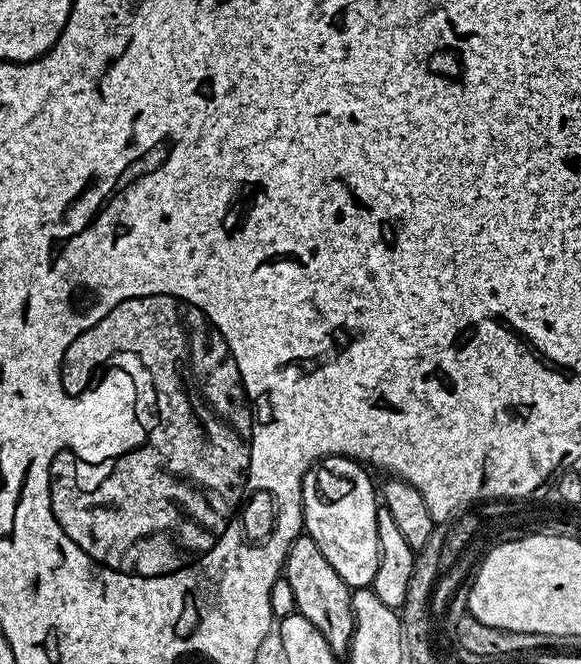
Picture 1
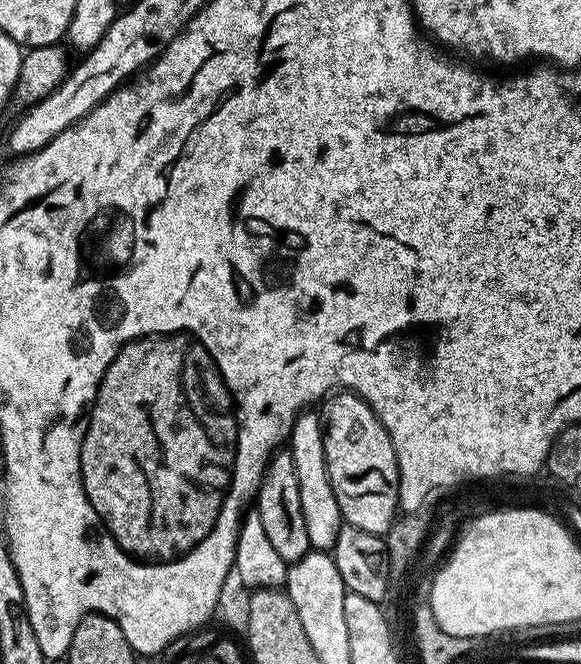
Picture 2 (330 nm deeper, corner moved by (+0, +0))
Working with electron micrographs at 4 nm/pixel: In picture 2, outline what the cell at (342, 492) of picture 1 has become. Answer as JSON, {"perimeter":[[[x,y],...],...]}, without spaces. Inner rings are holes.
{"perimeter":[[[301,414],[290,433],[290,451],[296,467],[298,490],[302,494],[302,518],[306,518],[309,545],[317,552],[331,553],[342,527],[338,498],[334,498],[332,483],[328,481],[328,463],[324,457],[324,430],[322,420],[312,414]]]}

